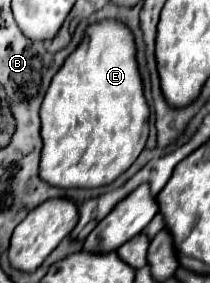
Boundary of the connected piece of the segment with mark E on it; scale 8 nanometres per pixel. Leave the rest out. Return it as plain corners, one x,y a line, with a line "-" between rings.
102,21
100,25
90,25
86,29
84,41
54,75
42,101
42,181
60,189
98,189
116,181
138,159
148,139
150,109
142,93
142,79
138,75
134,53
134,37
124,23

